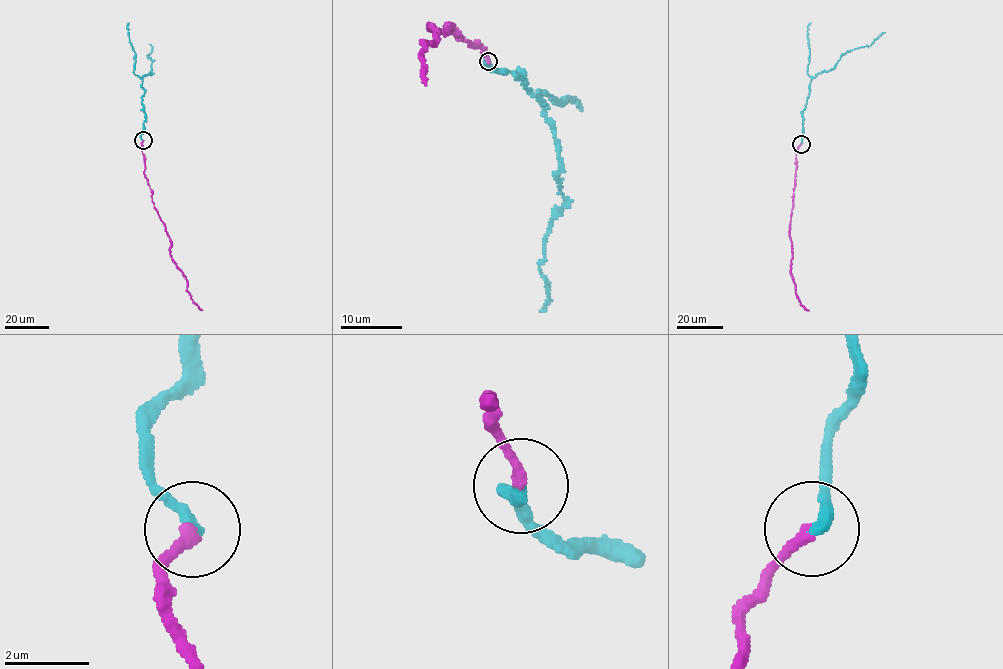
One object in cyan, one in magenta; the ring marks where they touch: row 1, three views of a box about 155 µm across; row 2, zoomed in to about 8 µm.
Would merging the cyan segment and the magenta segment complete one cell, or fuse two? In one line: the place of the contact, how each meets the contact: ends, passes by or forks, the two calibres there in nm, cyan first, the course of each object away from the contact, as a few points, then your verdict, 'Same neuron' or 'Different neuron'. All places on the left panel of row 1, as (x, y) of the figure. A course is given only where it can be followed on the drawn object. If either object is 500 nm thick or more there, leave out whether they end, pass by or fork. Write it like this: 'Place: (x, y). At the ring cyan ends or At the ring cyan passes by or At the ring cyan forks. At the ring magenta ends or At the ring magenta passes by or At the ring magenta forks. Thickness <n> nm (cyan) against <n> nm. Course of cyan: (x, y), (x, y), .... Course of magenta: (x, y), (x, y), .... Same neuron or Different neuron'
Place: (143, 140). At the ring cyan ends. At the ring magenta ends. Thickness 320 nm (cyan) against 280 nm. Course of cyan: (143, 140), (146, 114), (141, 78), (153, 74), (152, 62), (147, 55), (152, 48), (149, 44). Course of magenta: (143, 140), (144, 176), (152, 193), (154, 208), (170, 239), (170, 255), (185, 277), (191, 299), (203, 310). Same neuron

